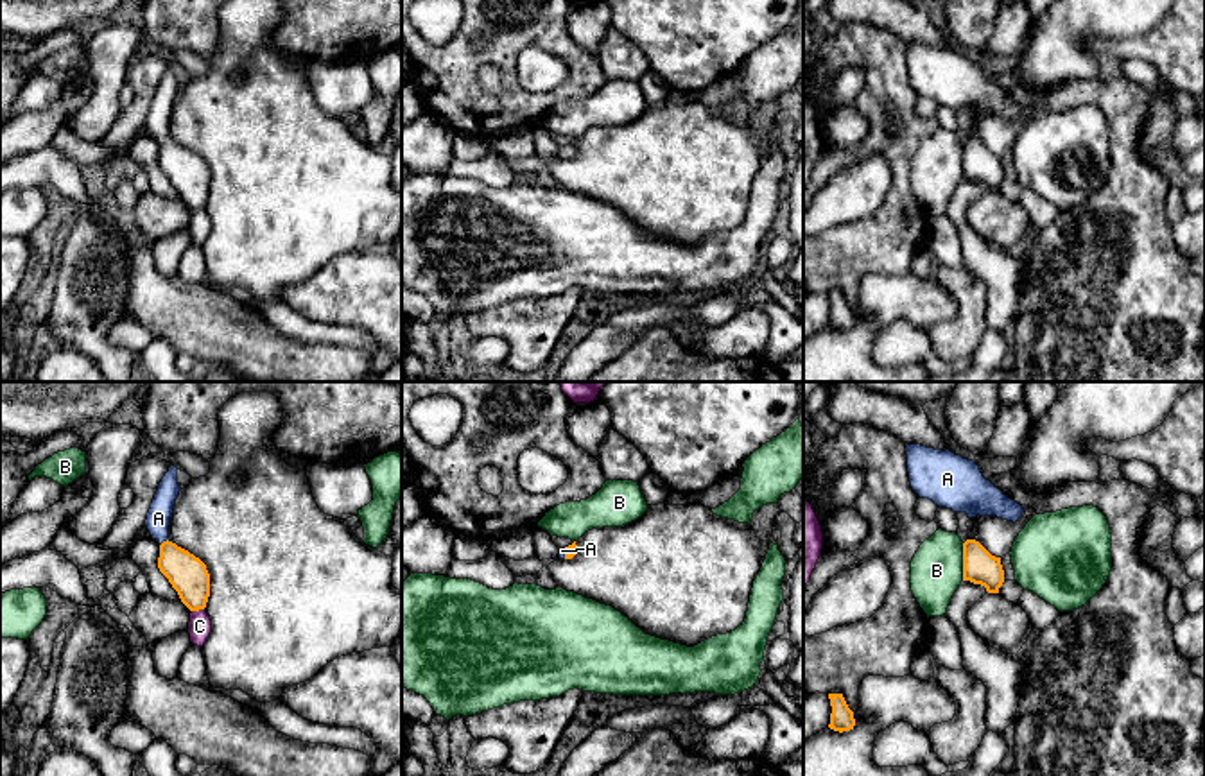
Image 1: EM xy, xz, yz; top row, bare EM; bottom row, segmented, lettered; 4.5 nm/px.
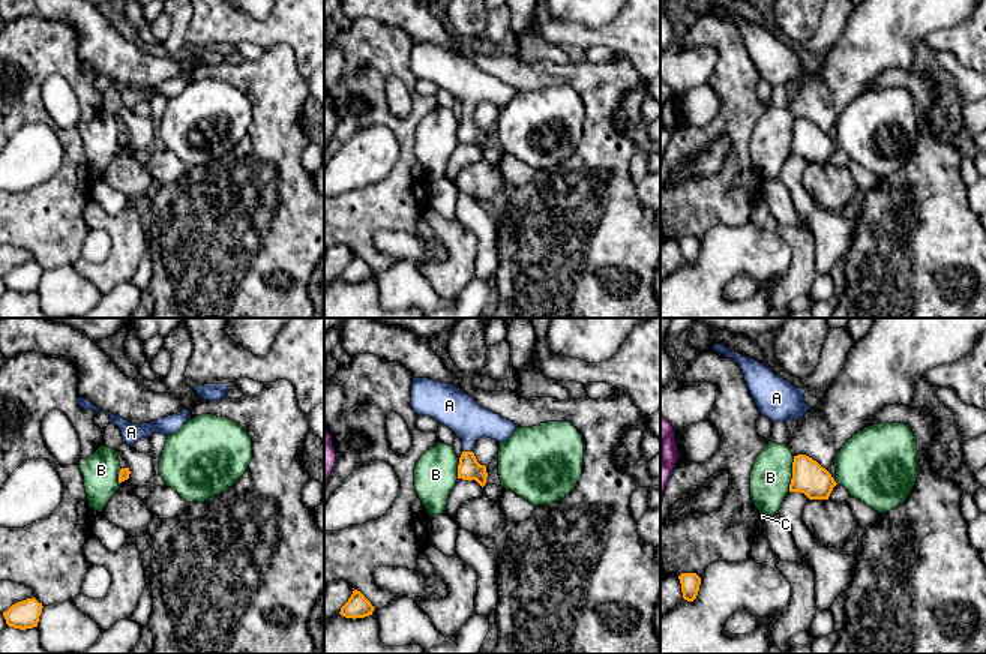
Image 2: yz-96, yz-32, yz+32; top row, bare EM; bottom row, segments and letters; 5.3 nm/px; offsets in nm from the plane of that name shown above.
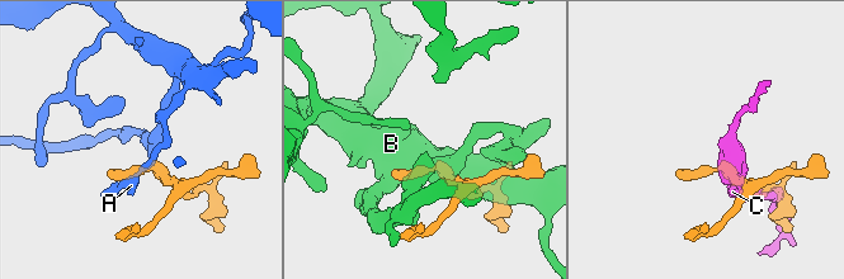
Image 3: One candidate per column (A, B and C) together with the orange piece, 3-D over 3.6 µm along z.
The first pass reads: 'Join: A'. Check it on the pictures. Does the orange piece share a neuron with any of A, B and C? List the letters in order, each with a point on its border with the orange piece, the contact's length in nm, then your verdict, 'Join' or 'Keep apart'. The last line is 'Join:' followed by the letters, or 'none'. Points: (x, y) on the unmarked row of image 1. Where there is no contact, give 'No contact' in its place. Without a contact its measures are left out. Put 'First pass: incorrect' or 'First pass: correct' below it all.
A: Touches orange at xy (164, 140). Shared border 50 nm. Join
B: Touches orange at yz (963, 160). Shared border 170 nm. Keep apart
C: Touches orange at xy (198, 208). Shared border 60 nm. Keep apart
Join: A
First pass: correct

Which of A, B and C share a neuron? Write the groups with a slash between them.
A / B / C

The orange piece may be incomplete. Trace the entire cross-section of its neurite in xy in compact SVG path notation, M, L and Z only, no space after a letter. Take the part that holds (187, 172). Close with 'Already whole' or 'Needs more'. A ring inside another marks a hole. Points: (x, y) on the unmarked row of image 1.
M170 65L152 97L145 125L152 138L160 142L160 170L178 190L181 201L190 210L199 210L206 206L210 195L210 172L206 163L169 138L170 115L179 90L178 66Z. Needs more

